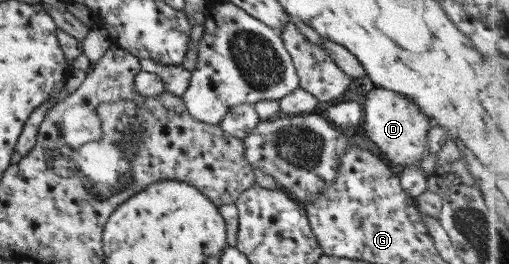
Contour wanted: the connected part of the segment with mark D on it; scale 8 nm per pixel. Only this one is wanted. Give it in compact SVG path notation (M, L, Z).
M375 87L365 94L362 114L362 133L377 146L380 157L391 162L395 169L421 162L429 155L426 134L432 123L403 95Z

